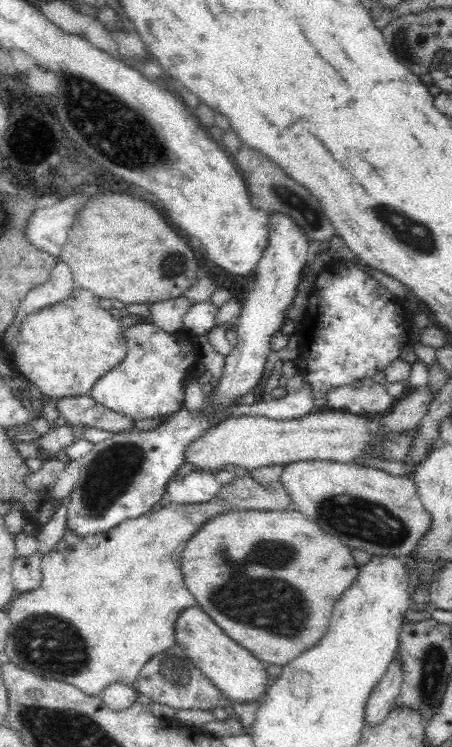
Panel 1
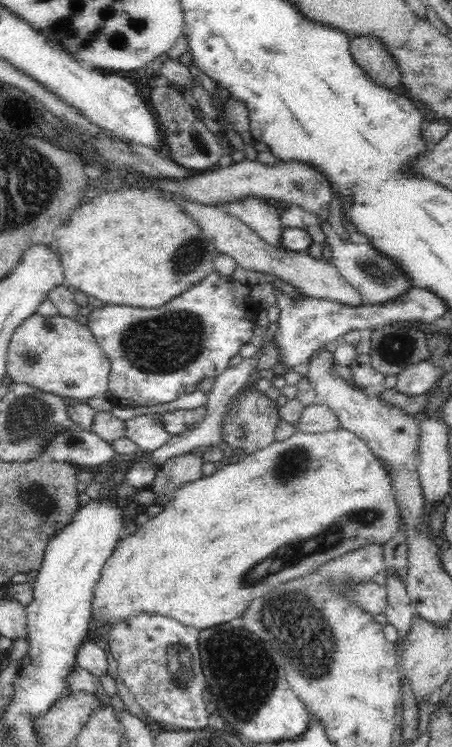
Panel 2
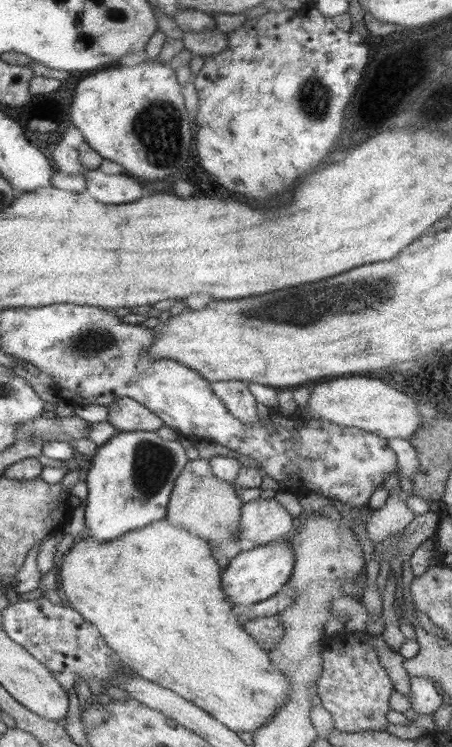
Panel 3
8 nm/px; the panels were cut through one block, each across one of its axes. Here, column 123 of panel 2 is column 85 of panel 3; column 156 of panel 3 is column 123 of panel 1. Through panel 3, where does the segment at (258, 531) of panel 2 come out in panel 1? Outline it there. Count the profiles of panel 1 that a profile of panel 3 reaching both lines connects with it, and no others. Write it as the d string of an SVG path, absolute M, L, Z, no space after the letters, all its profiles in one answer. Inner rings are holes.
M246 474L242 478L234 478L232 484L221 486L218 491L218 496L214 496L210 502L202 504L178 504L170 502L161 510L151 513L146 512L138 518L126 519L110 530L99 532L93 535L80 536L72 531L65 530L62 539L54 546L53 550L41 557L41 573L42 580L38 588L32 589L25 593L19 593L8 604L6 613L11 620L11 628L8 632L8 637L5 642L5 653L9 658L9 662L23 668L28 672L35 673L36 676L50 678L52 680L59 680L60 682L67 682L76 688L79 688L86 696L100 696L104 688L108 688L114 682L121 682L126 686L134 688L138 672L156 653L162 652L175 644L174 626L176 626L176 619L178 615L185 609L191 606L197 606L196 599L193 594L186 588L182 571L180 570L179 560L186 546L186 542L194 536L195 532L213 516L222 514L236 509L258 509L260 511L284 511L290 508L291 500L287 495L282 482L274 484L267 488L262 484L253 480L251 474Z

